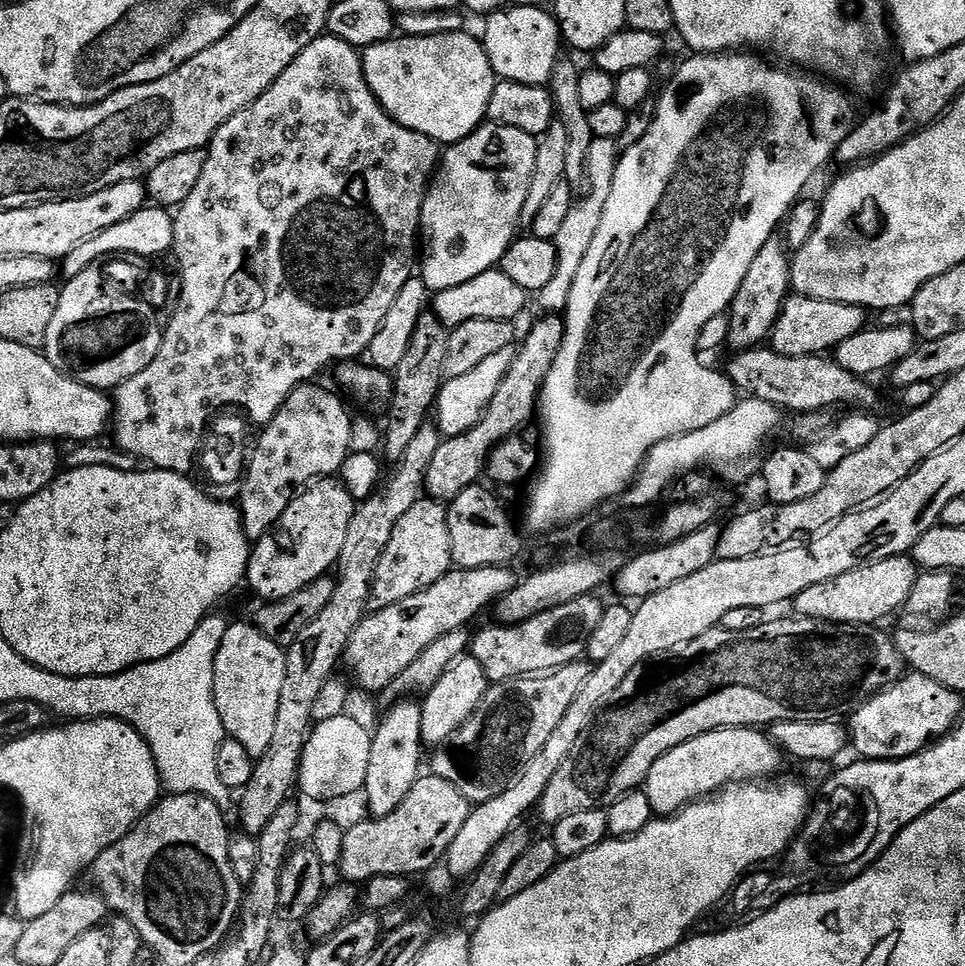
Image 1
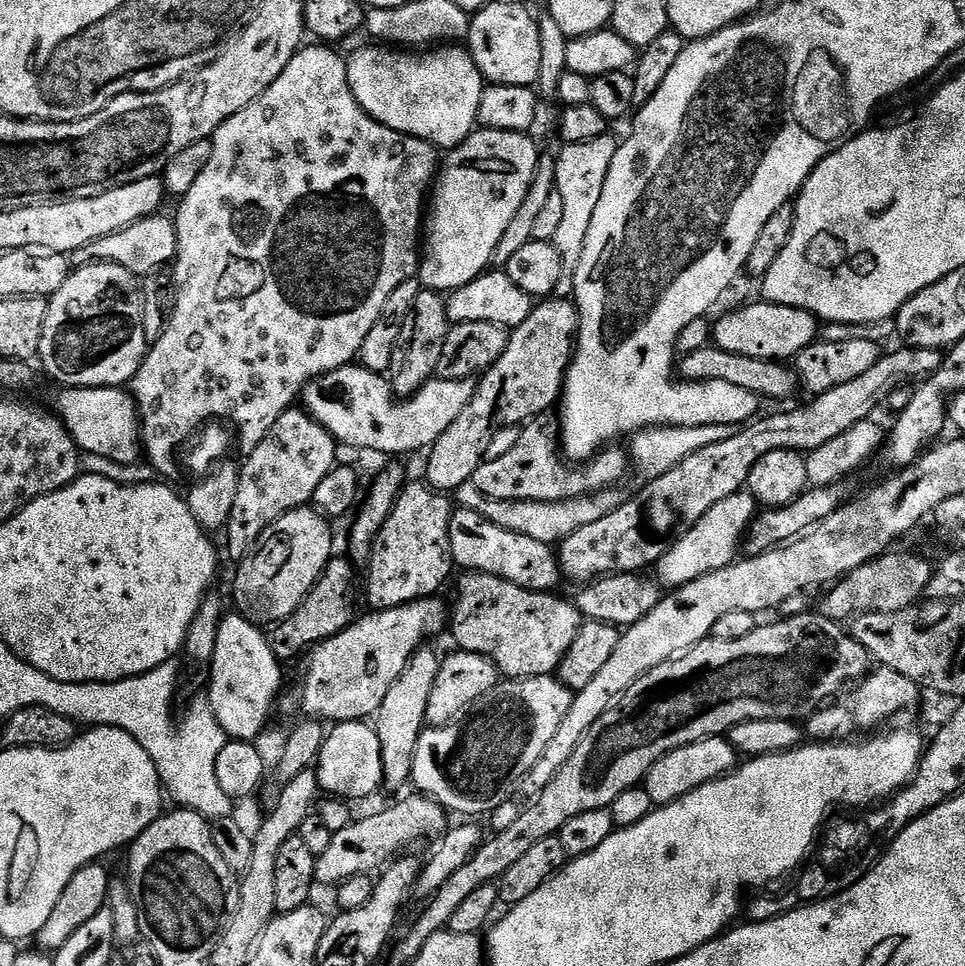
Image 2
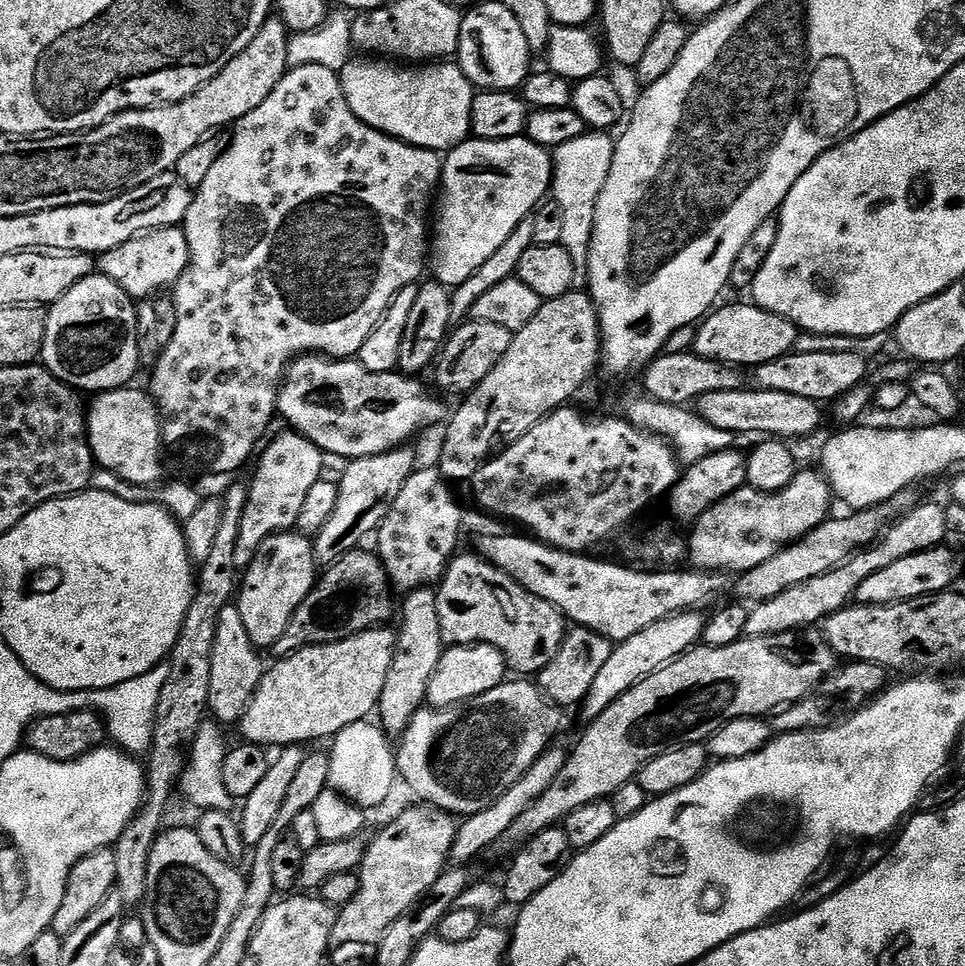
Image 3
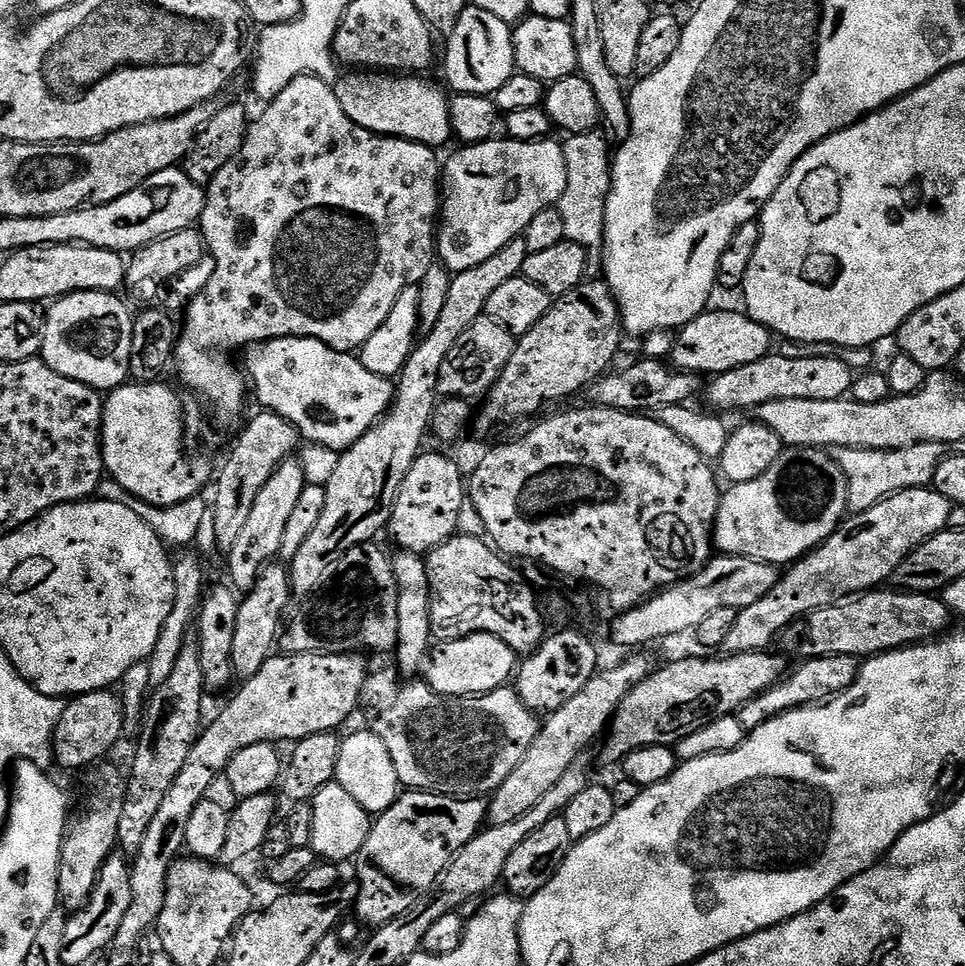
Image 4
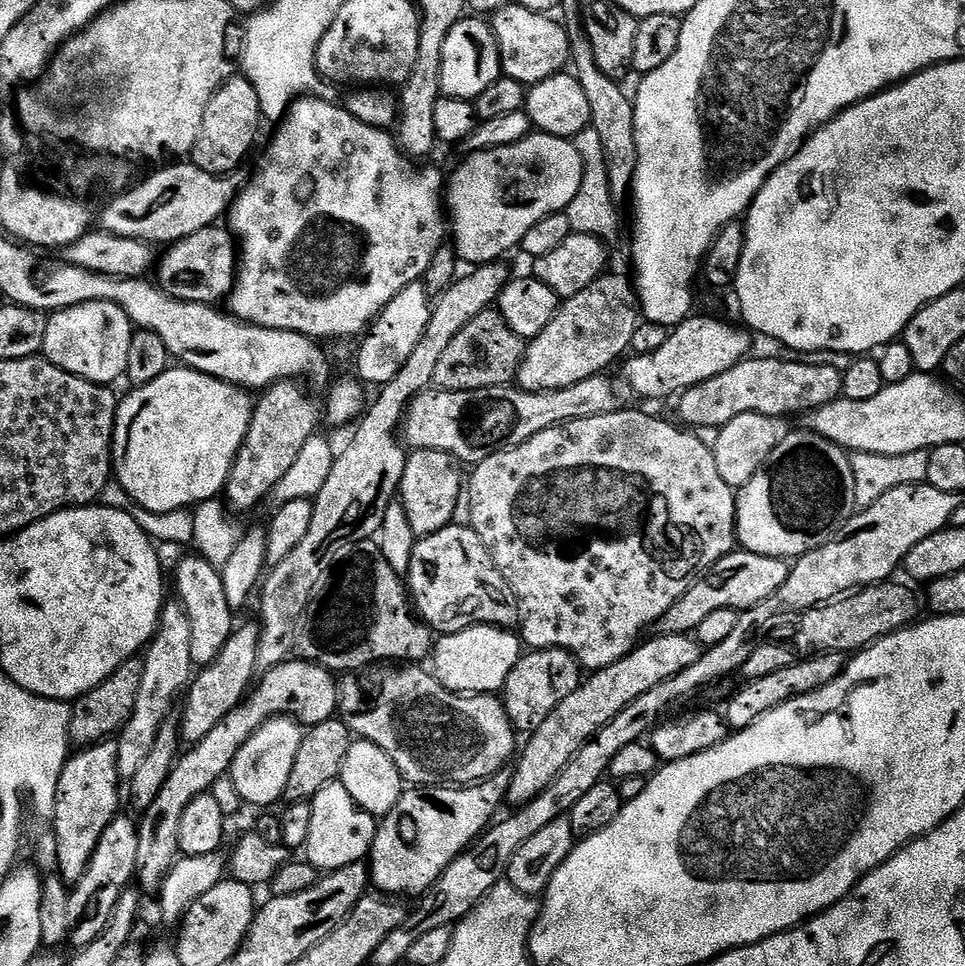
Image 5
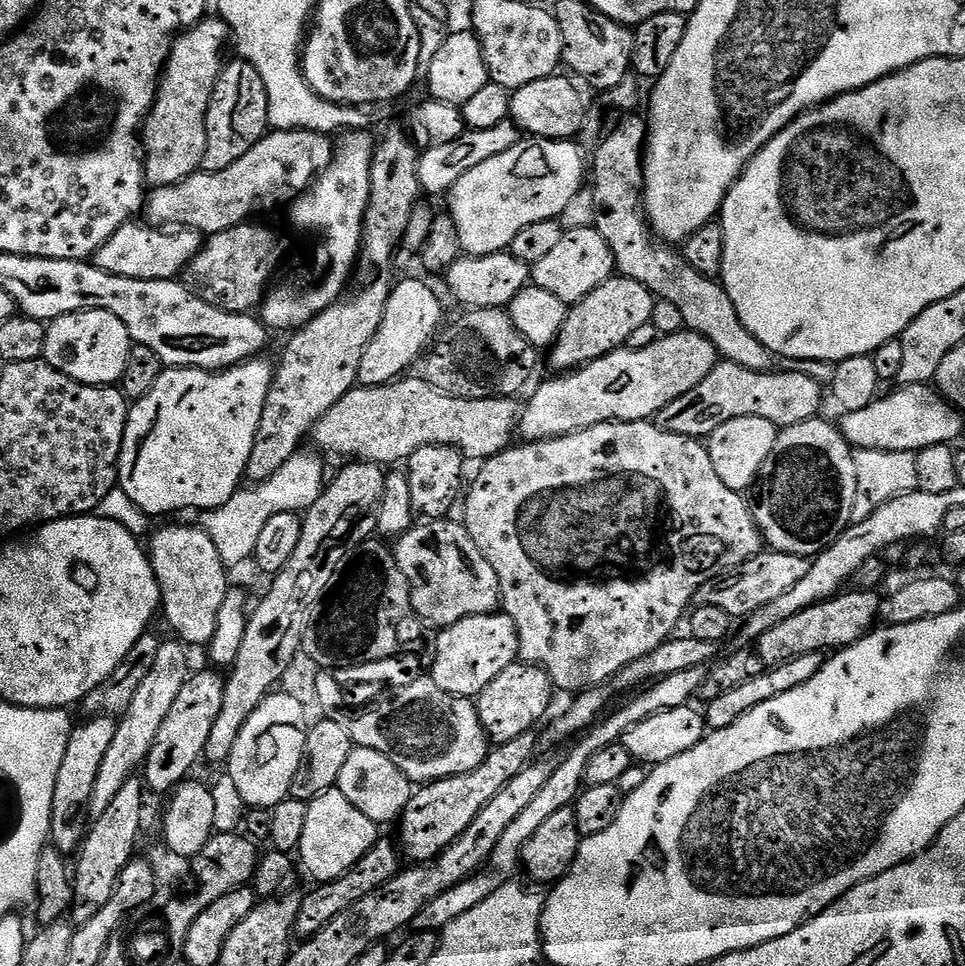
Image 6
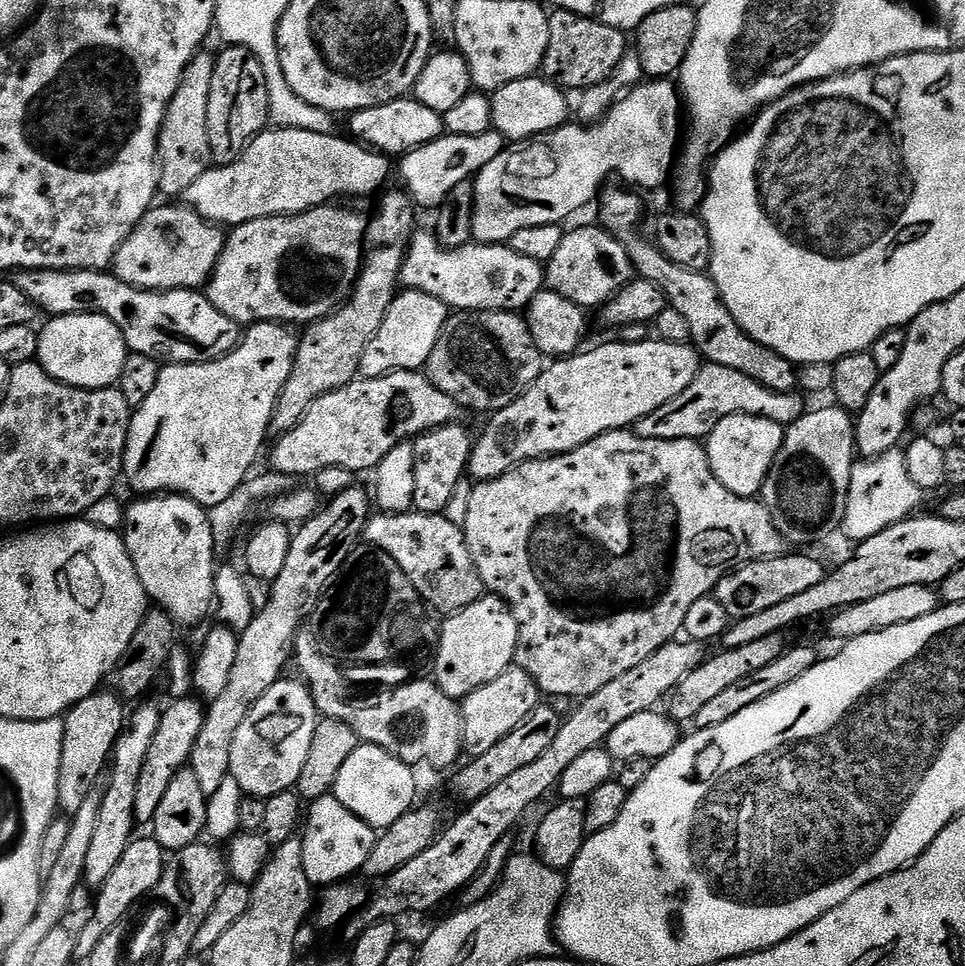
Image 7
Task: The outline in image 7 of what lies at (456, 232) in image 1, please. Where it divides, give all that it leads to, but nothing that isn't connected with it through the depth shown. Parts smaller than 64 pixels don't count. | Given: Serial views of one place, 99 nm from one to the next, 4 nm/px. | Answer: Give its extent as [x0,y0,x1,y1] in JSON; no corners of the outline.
[472,79,682,244]

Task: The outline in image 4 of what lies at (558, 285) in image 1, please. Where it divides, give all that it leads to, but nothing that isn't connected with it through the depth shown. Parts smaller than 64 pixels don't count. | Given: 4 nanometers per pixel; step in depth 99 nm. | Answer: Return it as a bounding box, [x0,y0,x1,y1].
[556,128,612,279]

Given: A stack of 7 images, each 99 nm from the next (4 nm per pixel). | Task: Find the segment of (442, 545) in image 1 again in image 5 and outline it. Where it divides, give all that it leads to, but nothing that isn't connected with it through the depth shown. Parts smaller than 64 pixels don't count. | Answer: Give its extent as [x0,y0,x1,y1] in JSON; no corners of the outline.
[398,450,462,538]

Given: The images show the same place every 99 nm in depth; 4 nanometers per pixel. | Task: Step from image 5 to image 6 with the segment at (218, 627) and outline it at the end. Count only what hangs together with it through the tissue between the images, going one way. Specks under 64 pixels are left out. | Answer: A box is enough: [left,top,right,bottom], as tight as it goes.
[150,524,230,646]

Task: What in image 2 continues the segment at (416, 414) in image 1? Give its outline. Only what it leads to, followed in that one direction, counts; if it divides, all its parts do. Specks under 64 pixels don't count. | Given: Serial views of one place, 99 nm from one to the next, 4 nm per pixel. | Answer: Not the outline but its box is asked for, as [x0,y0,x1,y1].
[386,290,449,398]

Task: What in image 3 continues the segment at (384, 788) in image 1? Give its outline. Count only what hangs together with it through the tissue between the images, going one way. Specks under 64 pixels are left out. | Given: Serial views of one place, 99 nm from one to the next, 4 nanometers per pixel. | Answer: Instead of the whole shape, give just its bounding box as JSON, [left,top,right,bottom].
[378,587,446,737]

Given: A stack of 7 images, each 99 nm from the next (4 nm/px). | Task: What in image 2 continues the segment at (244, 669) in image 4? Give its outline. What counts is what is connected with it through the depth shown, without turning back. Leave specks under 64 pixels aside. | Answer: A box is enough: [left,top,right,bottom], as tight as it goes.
[232,506,333,626]

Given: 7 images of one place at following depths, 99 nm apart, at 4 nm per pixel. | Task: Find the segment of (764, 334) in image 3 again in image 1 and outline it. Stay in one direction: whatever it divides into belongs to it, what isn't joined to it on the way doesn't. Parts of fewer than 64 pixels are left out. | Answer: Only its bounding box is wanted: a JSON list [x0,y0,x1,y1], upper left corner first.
[770,295,866,356]

